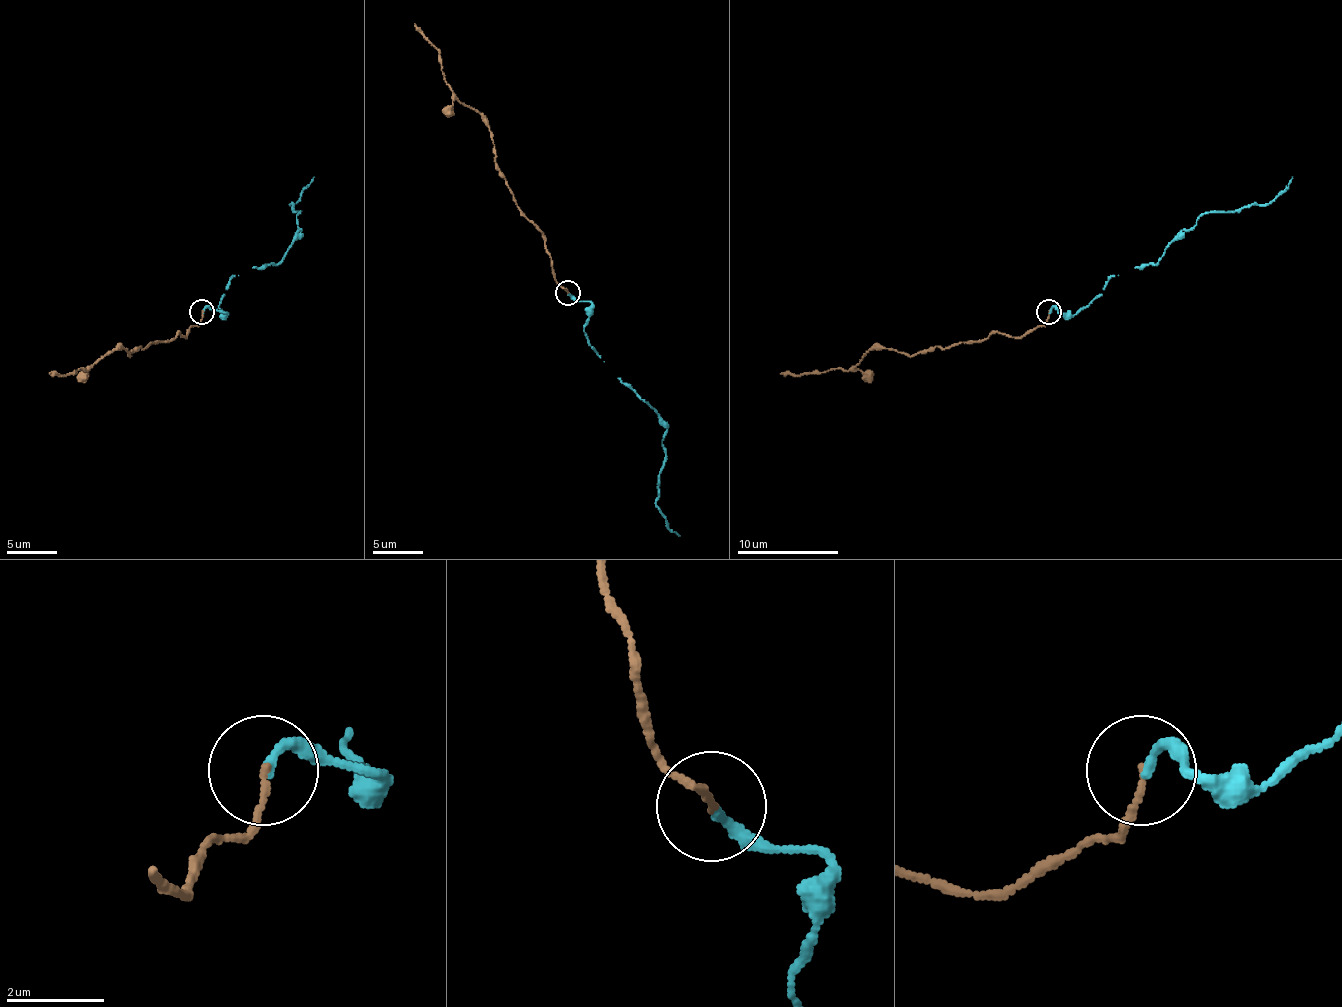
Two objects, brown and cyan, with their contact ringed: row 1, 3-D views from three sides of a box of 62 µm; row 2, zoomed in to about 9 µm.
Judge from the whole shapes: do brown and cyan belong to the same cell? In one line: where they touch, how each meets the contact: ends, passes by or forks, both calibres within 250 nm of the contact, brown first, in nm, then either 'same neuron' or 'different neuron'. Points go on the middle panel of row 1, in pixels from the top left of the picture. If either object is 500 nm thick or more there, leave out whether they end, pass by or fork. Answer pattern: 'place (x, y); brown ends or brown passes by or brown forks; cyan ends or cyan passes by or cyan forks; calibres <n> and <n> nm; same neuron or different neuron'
place (567, 292); brown ends; cyan ends; calibres 140 and 220 nm; same neuron

